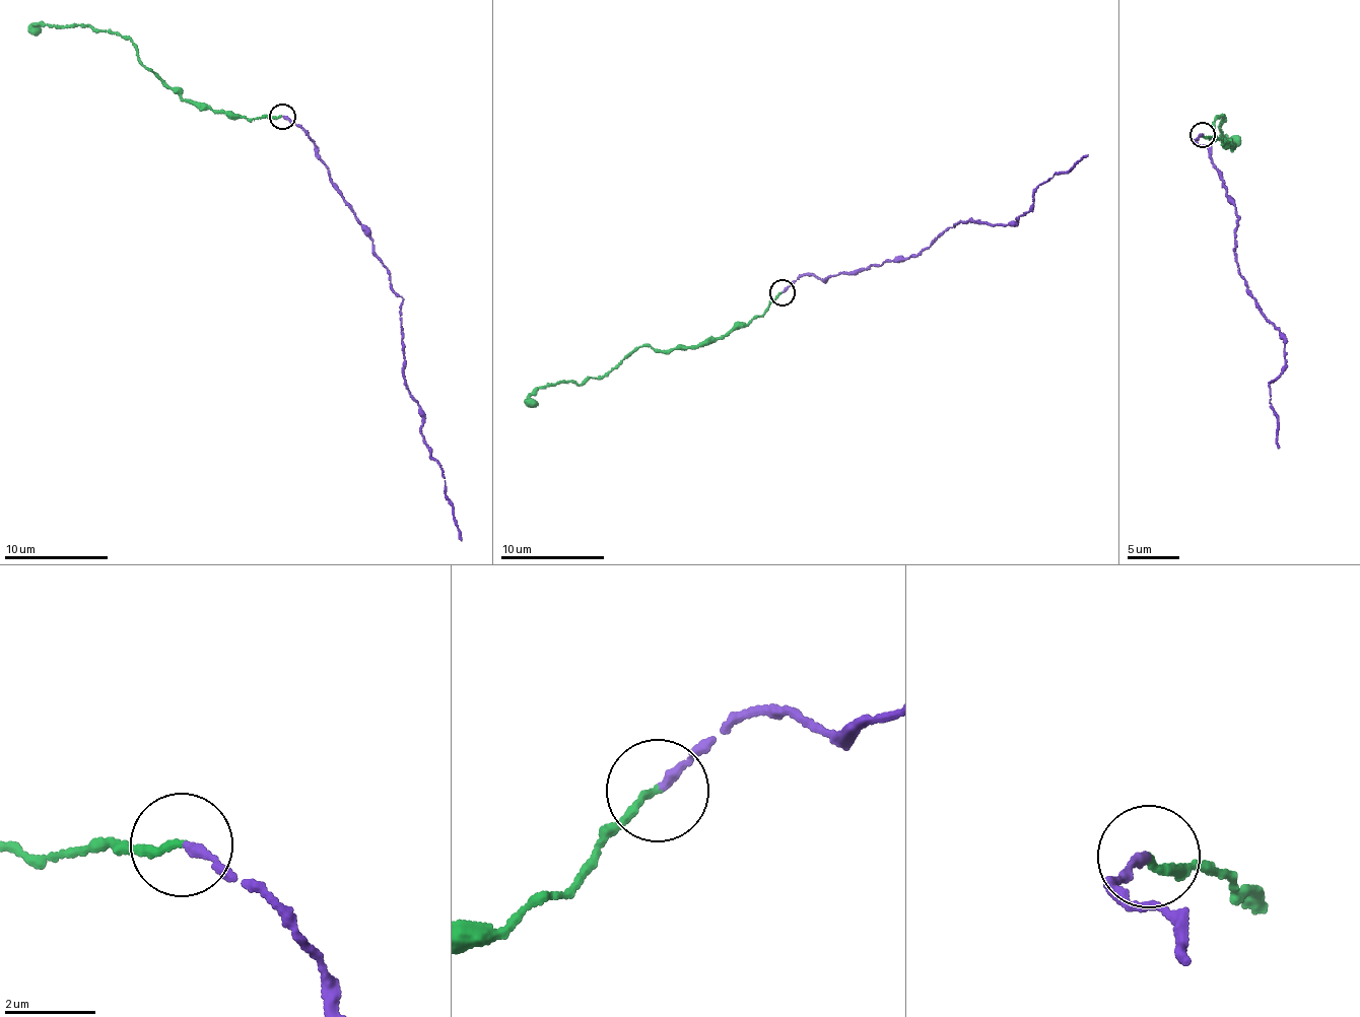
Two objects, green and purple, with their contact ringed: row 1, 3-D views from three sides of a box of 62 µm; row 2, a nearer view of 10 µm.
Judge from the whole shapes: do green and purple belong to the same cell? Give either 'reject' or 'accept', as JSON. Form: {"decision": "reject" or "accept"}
{"decision": "accept"}

